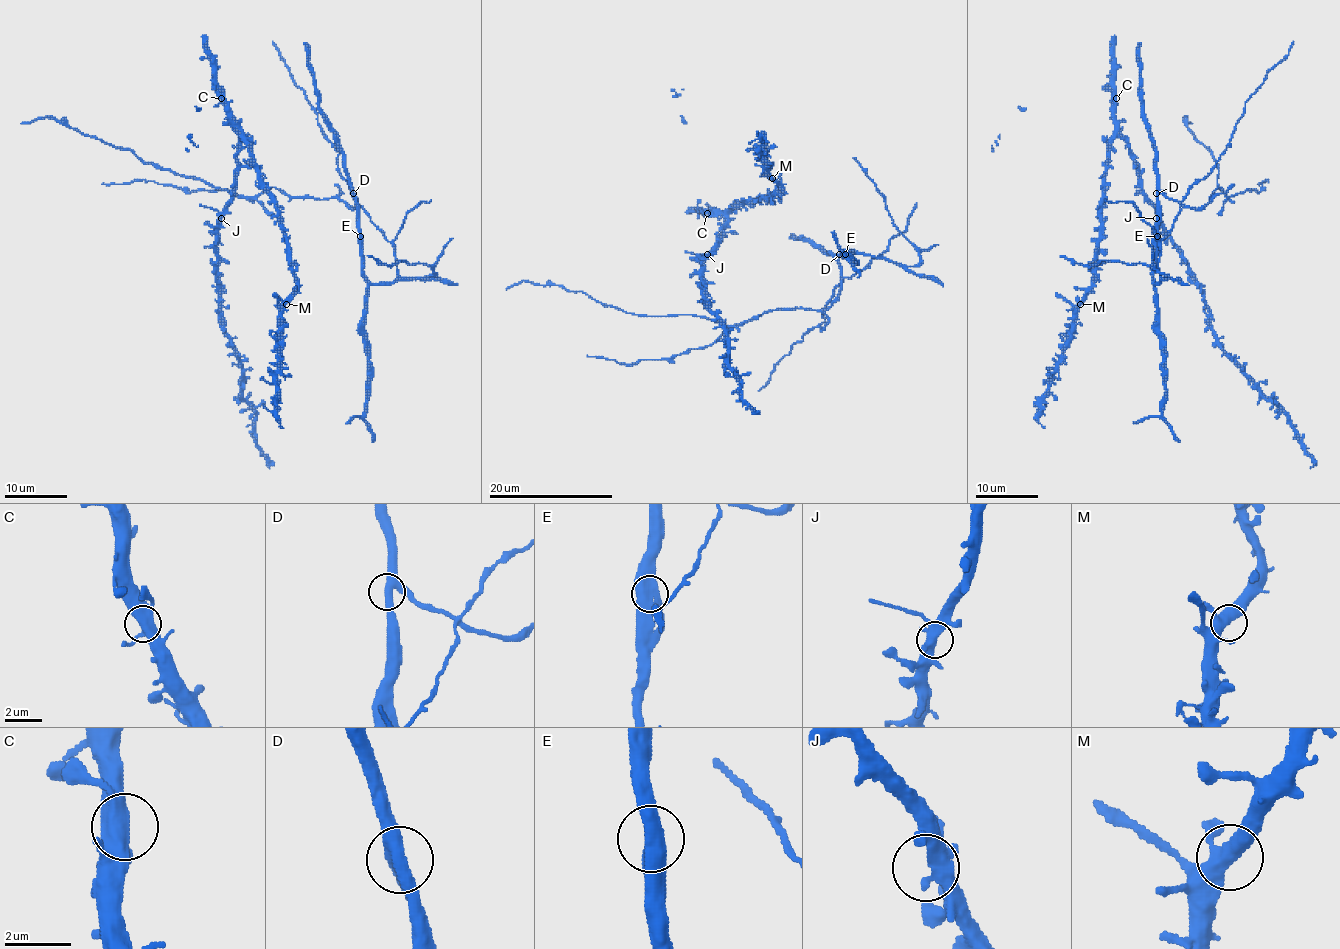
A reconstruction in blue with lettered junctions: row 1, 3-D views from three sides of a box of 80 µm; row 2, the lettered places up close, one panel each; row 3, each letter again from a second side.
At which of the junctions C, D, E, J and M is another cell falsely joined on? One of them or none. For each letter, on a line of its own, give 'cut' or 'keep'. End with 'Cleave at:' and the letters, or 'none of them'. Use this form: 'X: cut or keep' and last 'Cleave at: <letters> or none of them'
C: keep
D: keep
E: keep
J: keep
M: keep
Cleave at: none of them

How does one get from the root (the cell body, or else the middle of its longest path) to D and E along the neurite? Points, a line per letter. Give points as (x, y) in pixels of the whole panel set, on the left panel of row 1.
D: (216, 189), (238, 196), (258, 196), (276, 187), (291, 196), (339, 198), (352, 209), (355, 207), (353, 193)
E: (216, 189), (238, 196), (258, 196), (276, 187), (291, 196), (339, 198), (353, 209), (352, 193), (359, 237)

